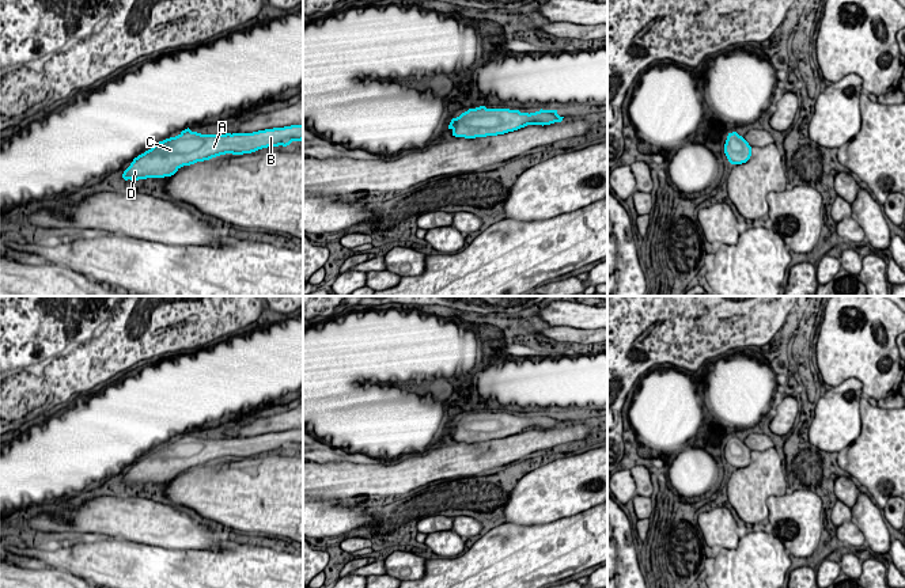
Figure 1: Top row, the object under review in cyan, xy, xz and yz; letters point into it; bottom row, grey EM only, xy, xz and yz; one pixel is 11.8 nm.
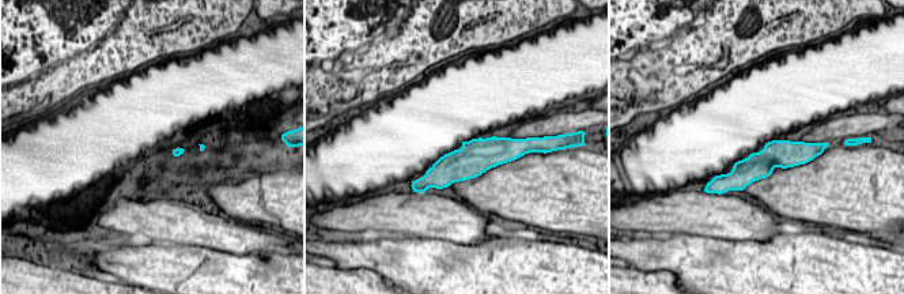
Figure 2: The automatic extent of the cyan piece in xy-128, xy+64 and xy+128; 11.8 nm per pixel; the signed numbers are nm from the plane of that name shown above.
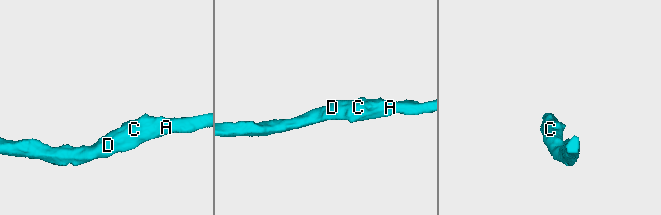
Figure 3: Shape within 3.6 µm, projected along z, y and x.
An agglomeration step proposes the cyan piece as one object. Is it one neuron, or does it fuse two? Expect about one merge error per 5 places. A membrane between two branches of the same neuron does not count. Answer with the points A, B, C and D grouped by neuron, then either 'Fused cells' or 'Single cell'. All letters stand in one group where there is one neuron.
Groups: A B C D. Single cell

